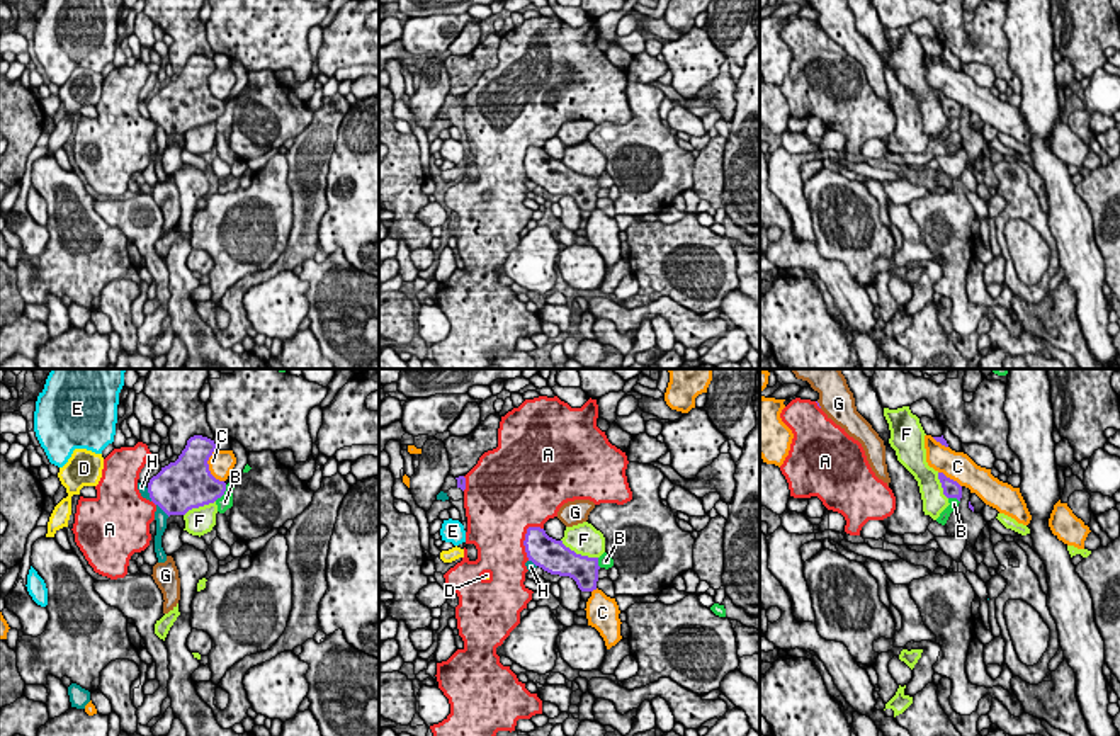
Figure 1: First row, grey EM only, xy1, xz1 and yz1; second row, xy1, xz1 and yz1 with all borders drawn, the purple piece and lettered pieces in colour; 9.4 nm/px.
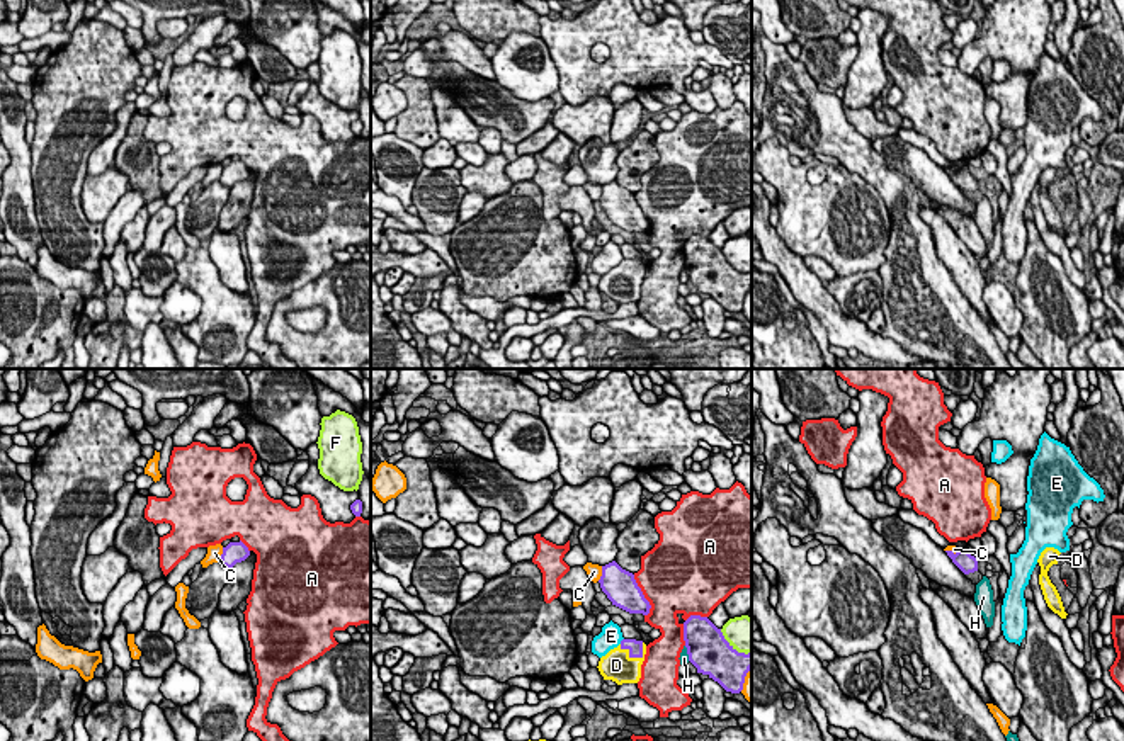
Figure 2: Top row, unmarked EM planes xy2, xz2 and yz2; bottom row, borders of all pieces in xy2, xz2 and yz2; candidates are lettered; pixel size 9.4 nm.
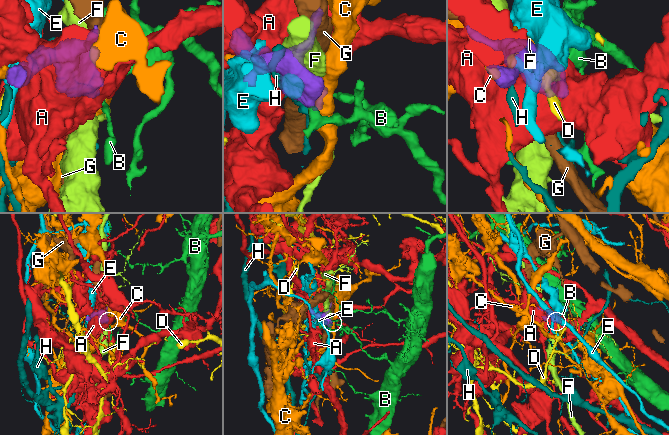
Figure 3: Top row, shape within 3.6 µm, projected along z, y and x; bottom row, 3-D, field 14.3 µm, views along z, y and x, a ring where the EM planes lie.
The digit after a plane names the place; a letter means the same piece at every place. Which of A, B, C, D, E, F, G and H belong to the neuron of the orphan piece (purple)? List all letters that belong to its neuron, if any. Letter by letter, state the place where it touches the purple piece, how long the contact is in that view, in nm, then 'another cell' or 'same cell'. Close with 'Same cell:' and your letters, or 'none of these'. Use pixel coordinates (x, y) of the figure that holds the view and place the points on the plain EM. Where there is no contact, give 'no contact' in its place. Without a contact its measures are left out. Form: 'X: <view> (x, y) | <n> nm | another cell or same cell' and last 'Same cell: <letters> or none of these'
A: xz1 (526, 158) | 360 nm | another cell
B: xy1 (223, 113) | 200 nm | another cell
C: xy1 (208, 87) | 340 nm | another cell
D: xz2 (631, 276) | 260 nm | same cell
E: xz2 (621, 260) | 70 nm | another cell
F: xz1 (578, 174) | 400 nm | another cell
G: yz1 (818, 24) | 80 nm | another cell
H: xy1 (164, 130) | 170 nm | another cell
Same cell: D

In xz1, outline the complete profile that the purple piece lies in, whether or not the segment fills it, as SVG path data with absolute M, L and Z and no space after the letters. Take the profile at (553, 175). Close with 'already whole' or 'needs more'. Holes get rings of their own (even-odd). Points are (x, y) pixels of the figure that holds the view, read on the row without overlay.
M529 146L525 153L525 172L529 180L551 194L569 195L581 211L597 209L598 177L576 173L546 153L540 146Z; already whole

